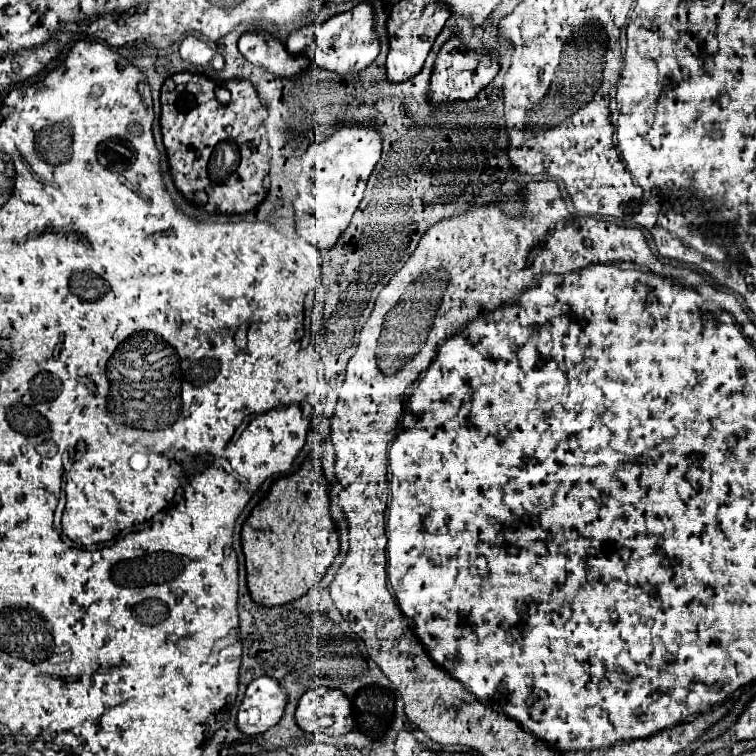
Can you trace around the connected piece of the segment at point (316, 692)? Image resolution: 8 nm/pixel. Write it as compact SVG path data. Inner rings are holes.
M313 688L307 690L295 710L297 726L313 734L345 734L353 728L351 704L341 690Z

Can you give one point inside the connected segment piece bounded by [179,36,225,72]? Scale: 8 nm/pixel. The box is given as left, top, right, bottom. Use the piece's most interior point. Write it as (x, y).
(194, 50)

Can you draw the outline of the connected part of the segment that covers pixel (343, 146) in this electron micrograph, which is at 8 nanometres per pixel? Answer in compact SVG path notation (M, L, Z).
M341 128L325 142L315 142L303 156L303 168L295 180L295 226L297 234L311 242L319 252L335 246L351 222L353 212L363 200L365 184L381 156L381 138L377 132L361 128Z

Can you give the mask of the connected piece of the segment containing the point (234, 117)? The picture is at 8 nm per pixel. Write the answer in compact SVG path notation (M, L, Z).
M175 74L165 80L161 88L161 130L163 130L163 144L167 150L167 160L171 168L173 182L177 190L187 198L189 192L205 190L209 196L209 202L205 204L205 210L209 214L245 214L253 208L257 208L263 198L267 196L269 188L269 148L265 138L265 116L267 110L261 104L257 92L253 92L251 84L241 82L229 82L229 92L233 100L229 106L217 102L215 98L215 82L201 76L201 74Z

